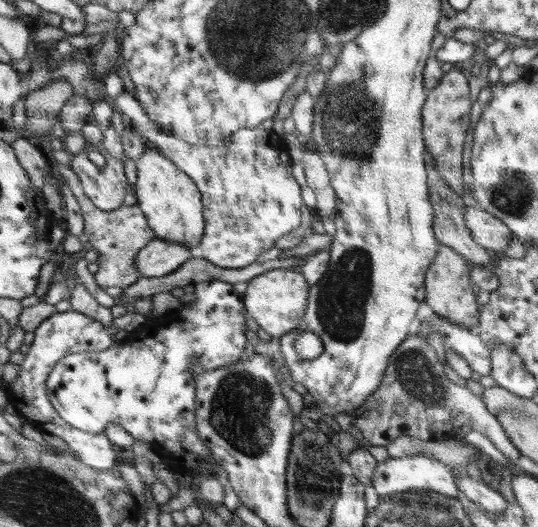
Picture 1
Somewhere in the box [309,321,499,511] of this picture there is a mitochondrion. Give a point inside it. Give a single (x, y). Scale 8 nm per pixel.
(417, 374)

